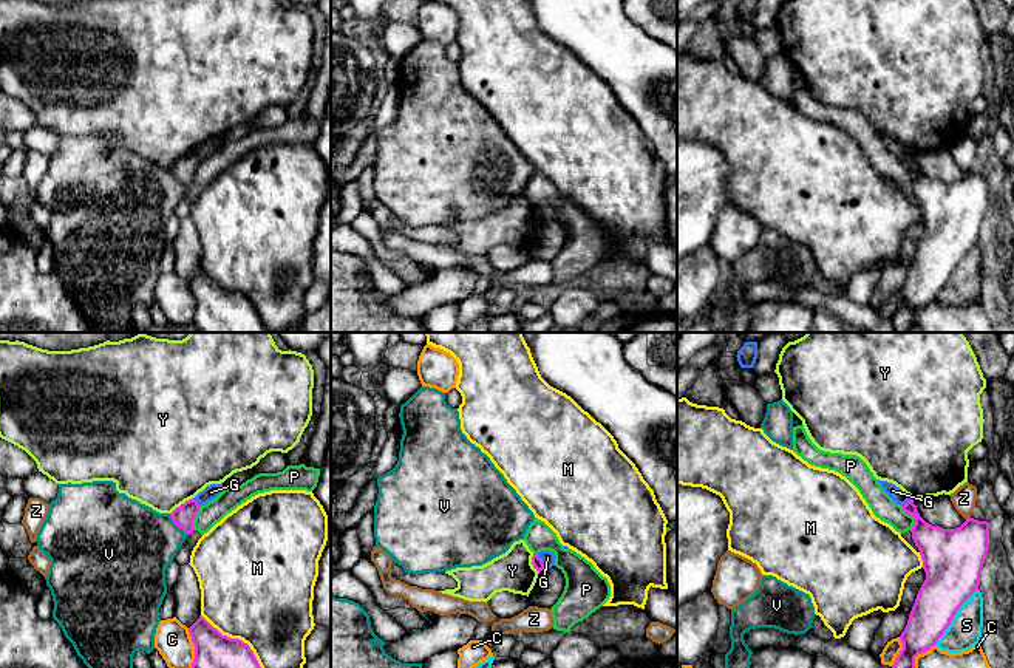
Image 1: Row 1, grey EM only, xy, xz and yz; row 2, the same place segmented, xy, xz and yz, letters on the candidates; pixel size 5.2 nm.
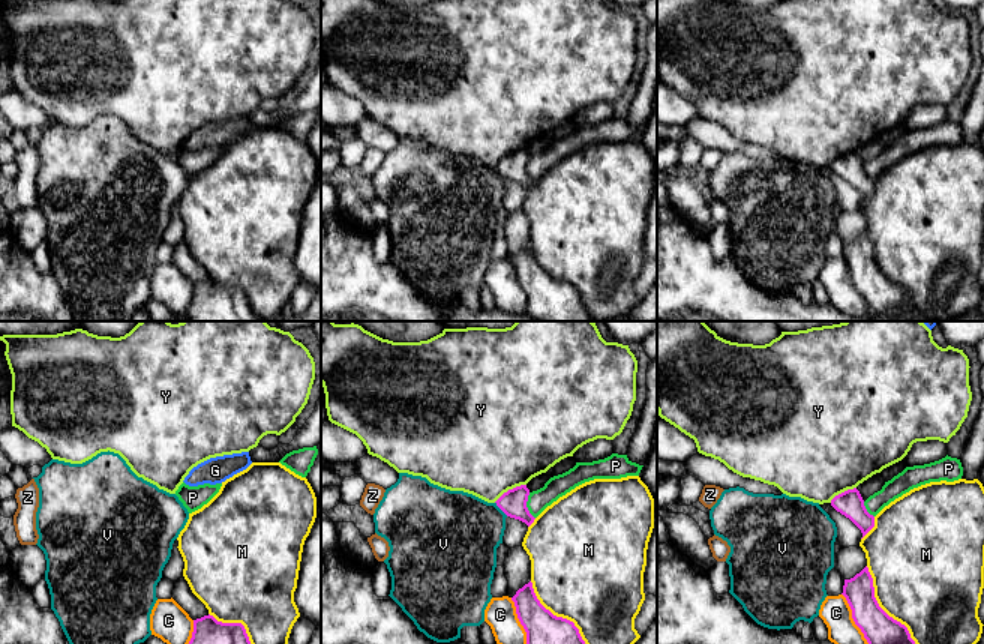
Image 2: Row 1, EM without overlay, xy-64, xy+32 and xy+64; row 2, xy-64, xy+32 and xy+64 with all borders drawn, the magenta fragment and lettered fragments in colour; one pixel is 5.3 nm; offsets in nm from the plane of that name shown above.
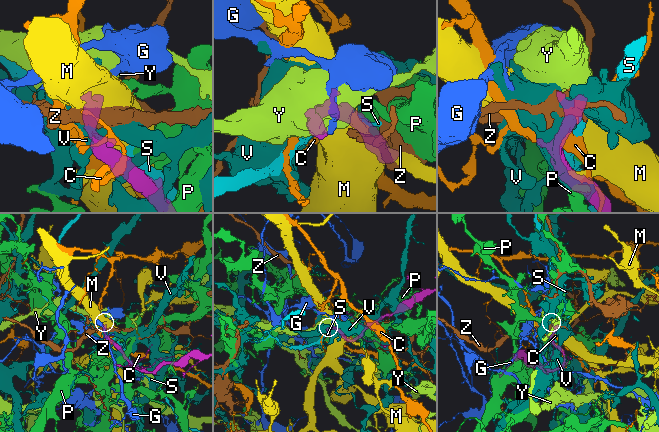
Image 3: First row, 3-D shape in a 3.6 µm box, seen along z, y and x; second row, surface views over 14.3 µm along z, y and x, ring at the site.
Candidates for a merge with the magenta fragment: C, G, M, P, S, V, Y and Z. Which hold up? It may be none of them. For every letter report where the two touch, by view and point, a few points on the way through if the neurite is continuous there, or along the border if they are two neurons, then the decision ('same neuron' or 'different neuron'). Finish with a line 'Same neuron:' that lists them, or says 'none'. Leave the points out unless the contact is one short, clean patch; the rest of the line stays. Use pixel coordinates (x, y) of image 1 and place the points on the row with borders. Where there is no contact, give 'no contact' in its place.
C: xy (195, 648) | along xy (187, 628), (193, 645), (192, 667) | different neuron
G: xz (541, 560) | along xz (535, 554), (544, 566) | different neuron
M: xy (235, 639) | different neuron
P: yz (914, 517) | along yz (900, 506), (914, 518), (911, 531) | different neuron
S: yz (954, 614) | different neuron
V: xy (176, 524) | different neuron
Y: xy (181, 504) | along xy (193, 497), (181, 503), (170, 514) | different neuron
Z: yz (968, 518) | along yz (969, 517), (966, 520) | different neuron
Same neuron: none

